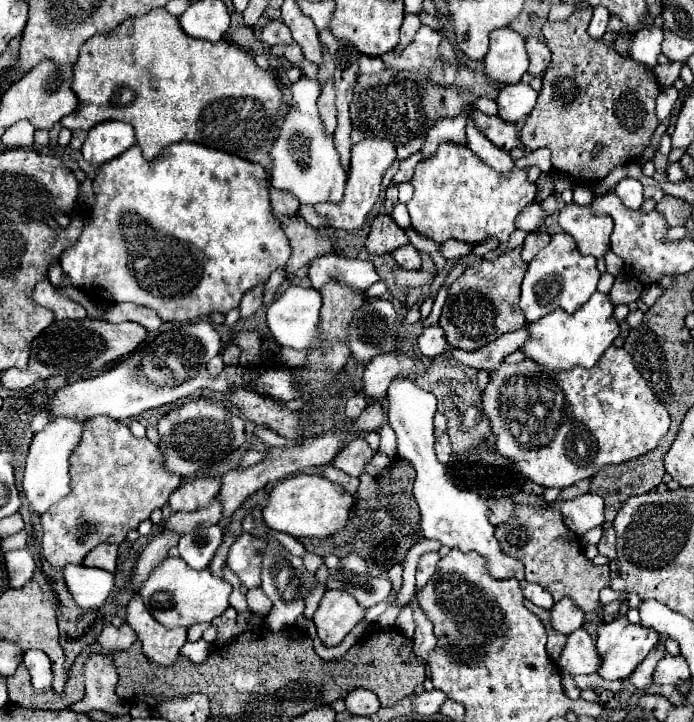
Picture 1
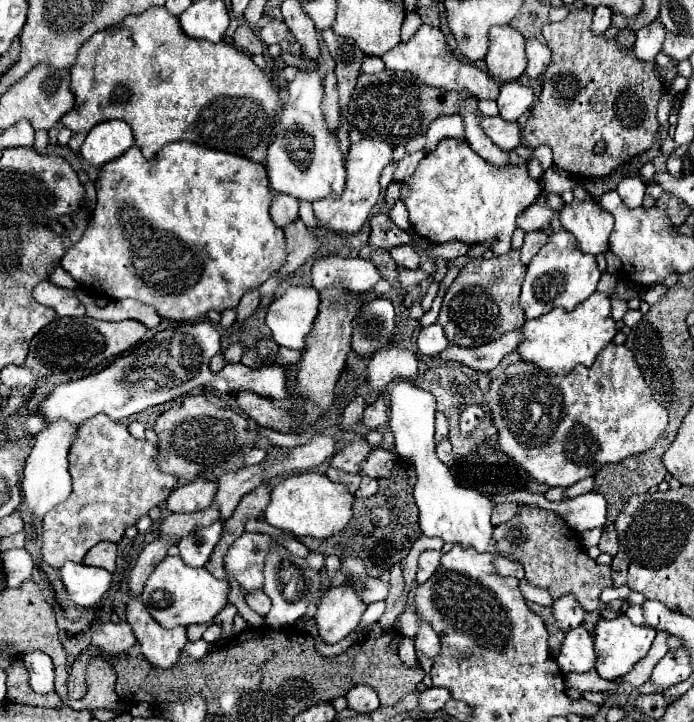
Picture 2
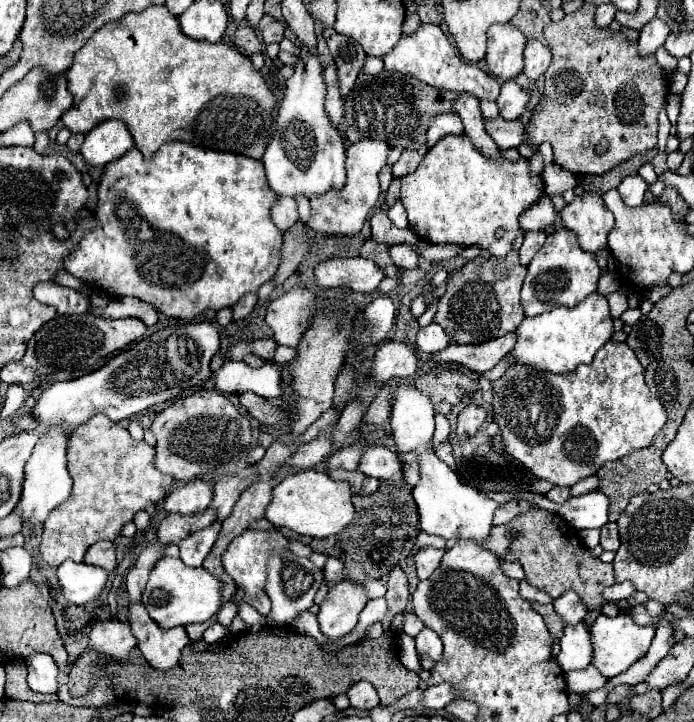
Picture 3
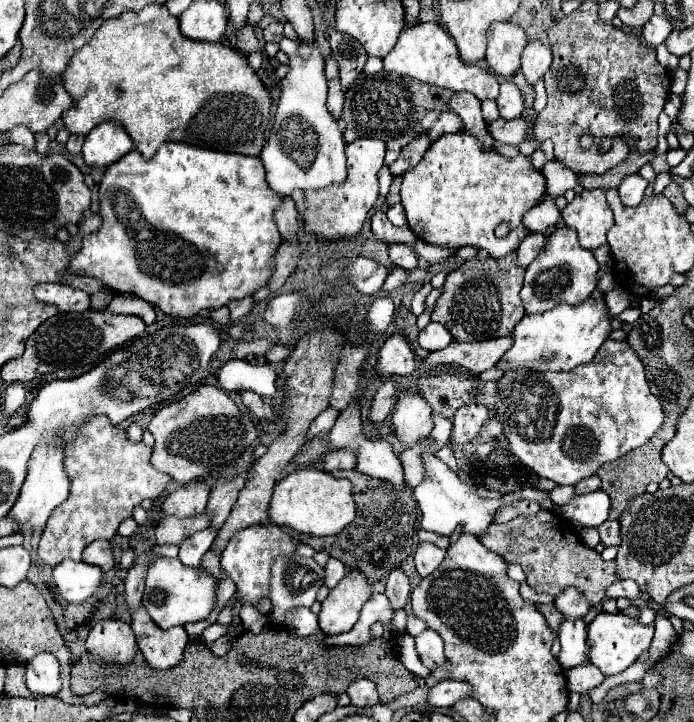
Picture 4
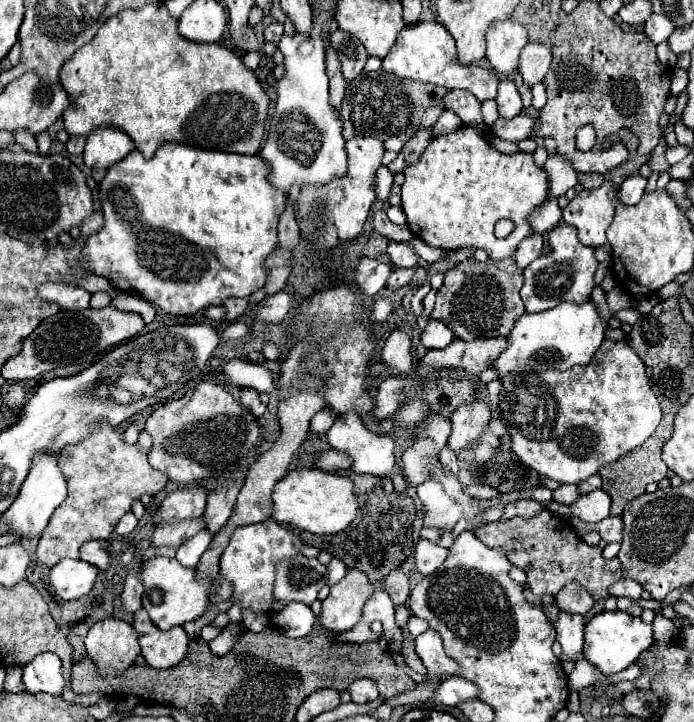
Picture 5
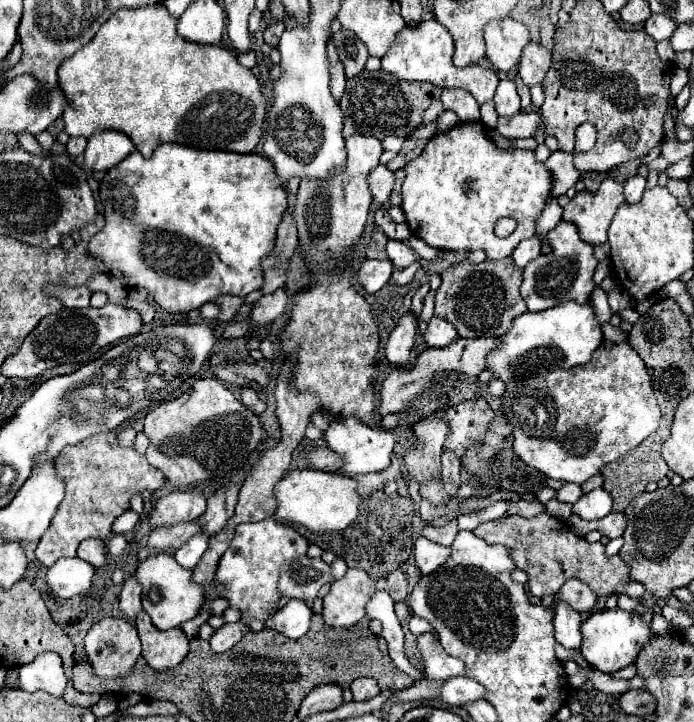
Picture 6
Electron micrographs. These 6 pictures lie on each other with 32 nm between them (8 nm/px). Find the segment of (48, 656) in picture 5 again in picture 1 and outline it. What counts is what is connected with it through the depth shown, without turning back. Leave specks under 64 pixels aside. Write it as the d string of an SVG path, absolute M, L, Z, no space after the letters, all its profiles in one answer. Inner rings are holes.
M28 650L24 654L24 664L30 672L32 686L36 692L46 692L52 688L52 666L50 658L40 650Z

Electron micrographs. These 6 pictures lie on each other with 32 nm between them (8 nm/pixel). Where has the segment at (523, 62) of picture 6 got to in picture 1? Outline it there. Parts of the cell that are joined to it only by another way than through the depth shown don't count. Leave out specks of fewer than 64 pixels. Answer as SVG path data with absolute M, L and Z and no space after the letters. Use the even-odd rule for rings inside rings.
M528 38L526 40L526 52L528 52L528 74L530 76L540 76L548 64L550 64L550 50L544 42L540 42L538 38Z

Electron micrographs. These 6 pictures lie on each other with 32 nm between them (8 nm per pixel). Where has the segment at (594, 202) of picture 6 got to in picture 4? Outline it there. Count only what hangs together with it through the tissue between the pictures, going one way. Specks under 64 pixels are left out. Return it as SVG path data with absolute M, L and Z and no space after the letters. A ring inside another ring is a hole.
M582 190L564 210L562 220L578 232L584 248L596 250L606 244L606 232L614 224L612 208L606 202L606 190Z

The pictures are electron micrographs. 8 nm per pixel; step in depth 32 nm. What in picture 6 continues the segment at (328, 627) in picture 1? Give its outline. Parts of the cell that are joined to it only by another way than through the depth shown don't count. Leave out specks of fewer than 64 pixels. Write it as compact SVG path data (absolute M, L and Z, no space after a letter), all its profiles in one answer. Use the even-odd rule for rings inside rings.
M350 568L342 578L332 582L330 592L324 598L324 610L322 610L324 622L328 626L338 626L338 628L356 624L366 616L366 604L374 596L374 592L376 592L376 582L366 572L360 572L358 568Z

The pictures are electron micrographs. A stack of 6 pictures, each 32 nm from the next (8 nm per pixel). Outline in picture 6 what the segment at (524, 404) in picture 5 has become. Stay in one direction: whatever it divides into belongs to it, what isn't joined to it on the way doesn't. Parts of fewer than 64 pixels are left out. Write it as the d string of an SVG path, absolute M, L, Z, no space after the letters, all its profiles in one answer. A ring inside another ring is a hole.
M604 340L592 354L592 360L572 370L552 370L544 378L530 376L506 384L504 416L514 428L514 452L532 468L544 472L548 478L562 482L582 484L584 480L600 474L604 464L610 464L636 448L648 438L660 420L660 408L650 384L646 364L628 344L612 344Z

